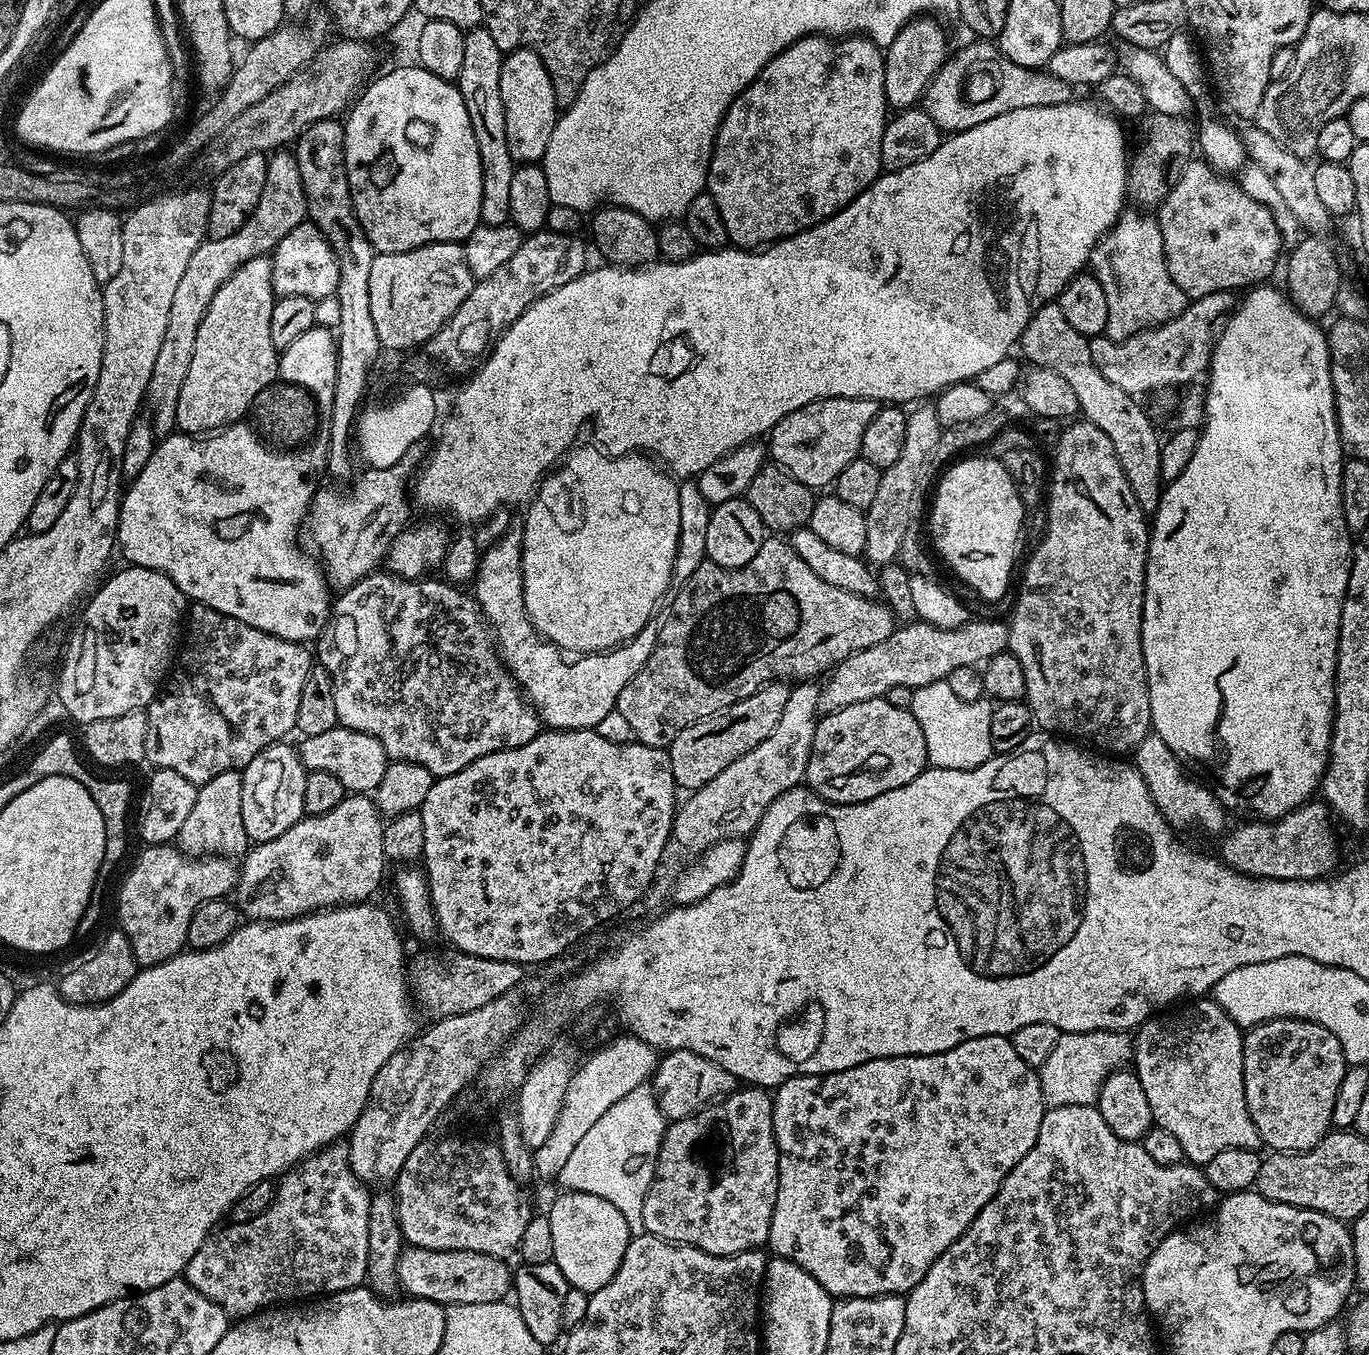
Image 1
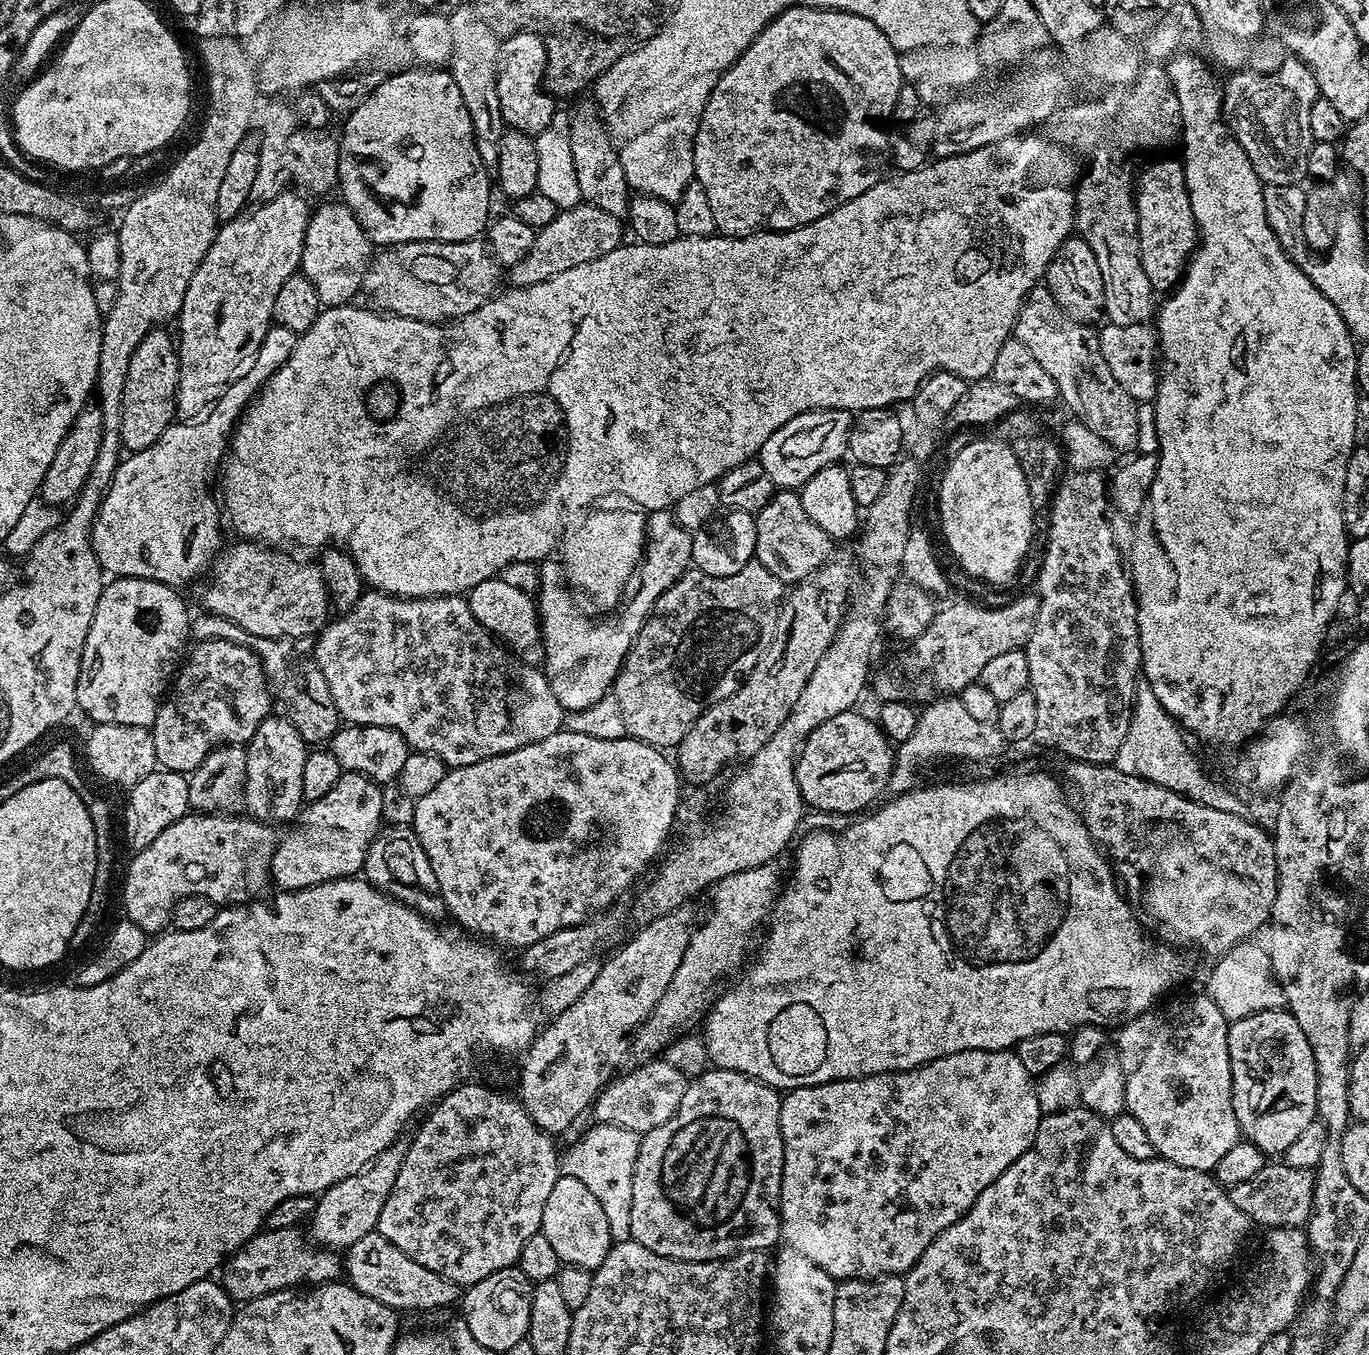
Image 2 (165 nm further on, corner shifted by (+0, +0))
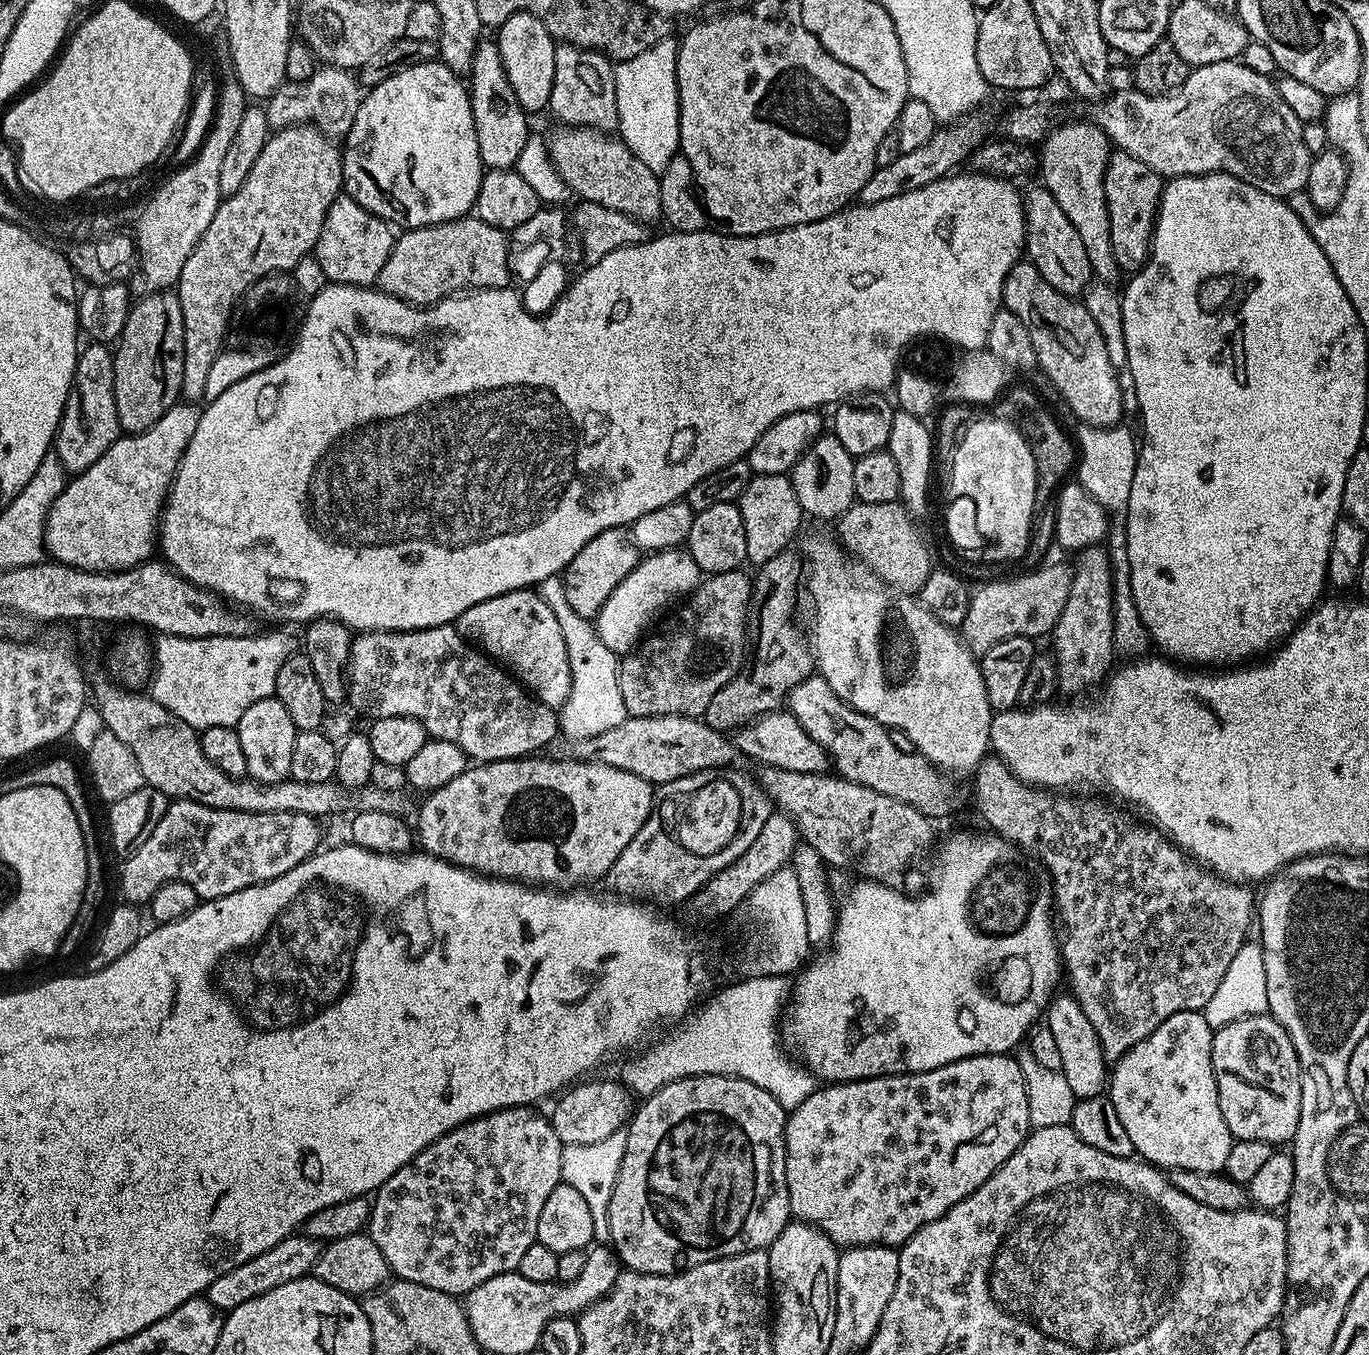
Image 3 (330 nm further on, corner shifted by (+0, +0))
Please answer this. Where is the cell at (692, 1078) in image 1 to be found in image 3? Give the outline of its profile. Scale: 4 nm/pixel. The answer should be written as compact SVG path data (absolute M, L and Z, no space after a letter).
M619 1079L592 1080L589 1084L584 1083L569 1087L559 1097L561 1100L557 1102L556 1109L550 1112L552 1129L554 1134L558 1134L561 1145L602 1142L602 1138L610 1138L610 1134L621 1131L633 1115L633 1093L625 1088Z

